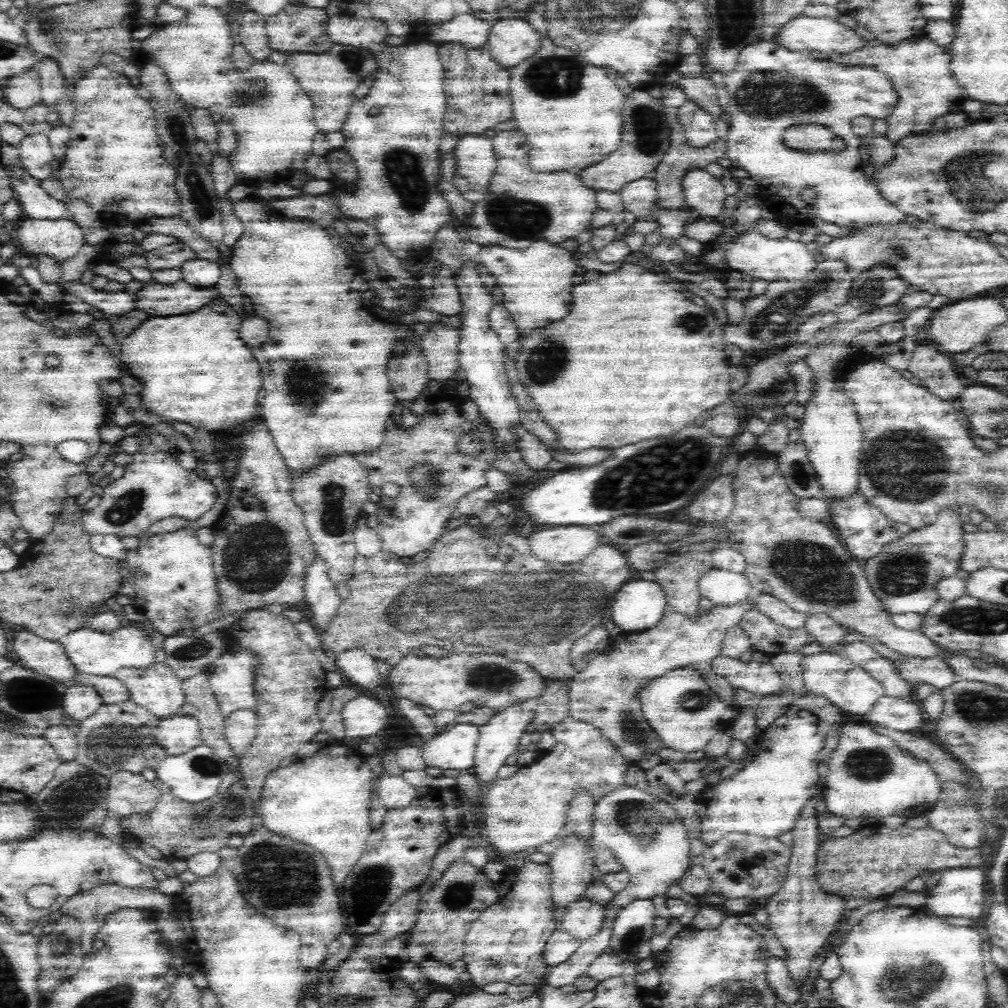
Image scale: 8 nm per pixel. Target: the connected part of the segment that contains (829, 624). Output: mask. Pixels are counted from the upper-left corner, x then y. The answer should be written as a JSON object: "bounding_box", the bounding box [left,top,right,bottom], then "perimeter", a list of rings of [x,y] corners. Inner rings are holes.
{"bounding_box":[804,614,848,654],"perimeter":[[[810,614],[804,628],[824,652],[844,654],[848,630],[834,622],[827,614]]]}

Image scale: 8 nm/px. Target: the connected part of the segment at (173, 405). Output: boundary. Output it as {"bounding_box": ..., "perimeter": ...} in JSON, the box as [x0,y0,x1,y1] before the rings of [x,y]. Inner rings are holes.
{"bounding_box":[122,304,260,431],"perimeter":[[[224,304],[222,312],[206,306],[192,314],[152,318],[138,326],[122,344],[122,362],[130,376],[142,384],[142,402],[152,414],[160,414],[192,426],[204,426],[204,430],[242,431],[260,416],[260,368],[252,356],[252,350],[240,340],[238,328],[242,320],[236,312]]]}

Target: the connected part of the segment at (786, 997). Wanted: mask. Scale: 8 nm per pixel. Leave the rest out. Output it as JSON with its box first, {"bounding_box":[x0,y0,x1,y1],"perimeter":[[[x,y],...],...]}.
{"bounding_box":[766,955,801,1007],"perimeter":[[[774,955],[766,958],[766,978],[776,996],[788,1007],[801,1001],[798,984],[790,976],[785,961]]]}

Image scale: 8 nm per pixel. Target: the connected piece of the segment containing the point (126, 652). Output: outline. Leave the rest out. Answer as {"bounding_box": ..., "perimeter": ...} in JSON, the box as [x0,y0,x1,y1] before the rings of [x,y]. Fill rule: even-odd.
{"bounding_box":[59,623,156,677],"perimeter":[[[134,623],[128,626],[120,625],[108,632],[98,632],[88,627],[82,627],[62,636],[59,643],[64,647],[68,659],[76,666],[77,671],[89,676],[115,677],[116,672],[122,671],[124,668],[149,668],[154,664],[156,652],[148,635],[134,627]]]}

